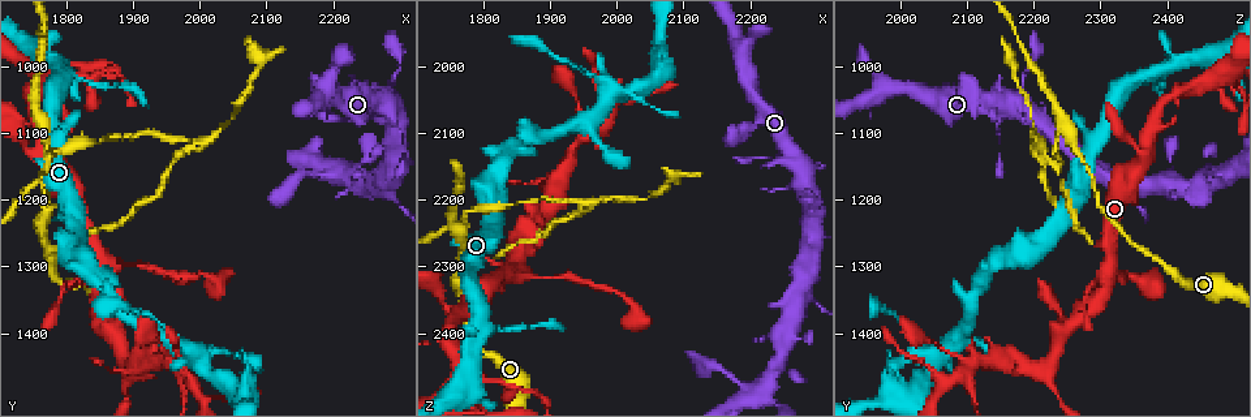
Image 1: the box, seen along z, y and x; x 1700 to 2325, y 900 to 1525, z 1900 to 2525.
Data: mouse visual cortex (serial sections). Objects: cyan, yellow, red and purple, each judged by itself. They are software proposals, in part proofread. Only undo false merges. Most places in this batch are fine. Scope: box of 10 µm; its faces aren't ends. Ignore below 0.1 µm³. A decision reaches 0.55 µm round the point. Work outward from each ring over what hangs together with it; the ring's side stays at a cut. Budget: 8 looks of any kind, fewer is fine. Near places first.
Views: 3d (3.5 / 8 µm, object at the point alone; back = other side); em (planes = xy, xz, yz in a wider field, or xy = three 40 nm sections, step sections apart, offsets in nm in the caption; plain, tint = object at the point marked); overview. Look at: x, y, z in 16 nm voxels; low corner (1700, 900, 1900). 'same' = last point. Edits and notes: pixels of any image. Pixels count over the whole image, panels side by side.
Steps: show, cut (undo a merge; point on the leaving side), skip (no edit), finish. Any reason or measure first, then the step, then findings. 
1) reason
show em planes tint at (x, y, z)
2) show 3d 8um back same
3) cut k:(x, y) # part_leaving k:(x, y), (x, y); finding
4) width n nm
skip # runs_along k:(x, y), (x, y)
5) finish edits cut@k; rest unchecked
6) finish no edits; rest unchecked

three-way junction
show 3d 3.5um at (1745, 1095, 2400)

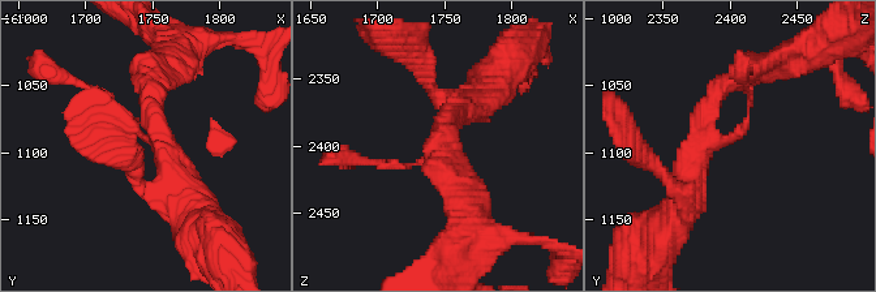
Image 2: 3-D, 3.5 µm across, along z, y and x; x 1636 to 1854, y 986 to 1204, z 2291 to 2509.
arms 3; arm_widths 100, 250, 350 nm
show em planes tint at (1746, 1090, 2402)

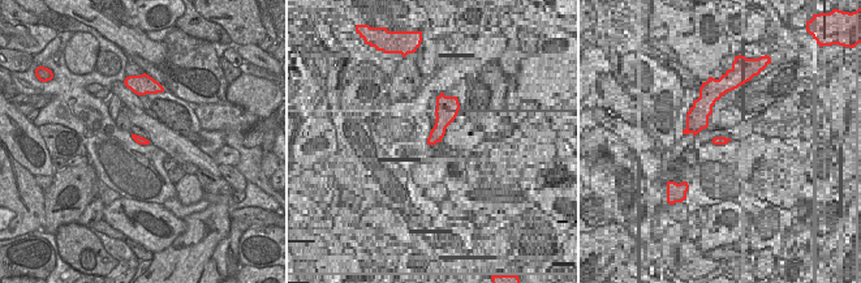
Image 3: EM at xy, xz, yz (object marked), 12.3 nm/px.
skip # runs_along 2:(176, 184), (163, 140), (87, 84); continuous, no second cell

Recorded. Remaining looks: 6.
two arms in line, one across
show 3d 8um at (1765, 1100, 2245)

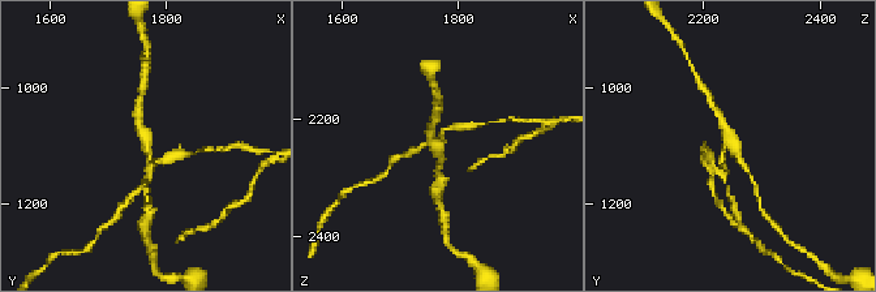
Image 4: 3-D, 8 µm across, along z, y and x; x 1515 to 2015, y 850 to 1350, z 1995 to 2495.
arms 3; arm_widths 150, 150, 250 nm; shape alone is not enough
show em xy step 5 tint same

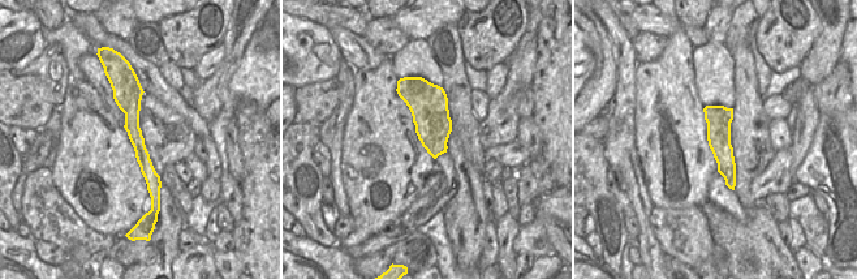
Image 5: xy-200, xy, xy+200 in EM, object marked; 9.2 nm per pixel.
cut 4:(722, 171) # border 5:(136, 97), (125, 114); a second cell is stuck on

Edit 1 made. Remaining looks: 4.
sharp bend
show 3d 3.5um at (1990, 1440, 2050)

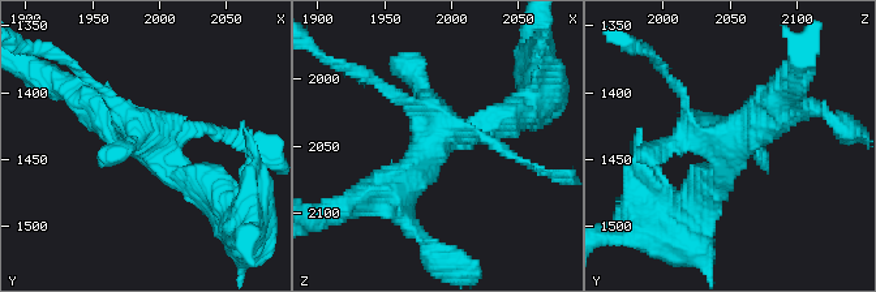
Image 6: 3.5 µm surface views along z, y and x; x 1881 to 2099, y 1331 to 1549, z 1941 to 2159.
skip # runs_along 6:(85, 99), (172, 176), (209, 184); continuous, no second cell

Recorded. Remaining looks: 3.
finish edits cut@4; rest unchecked

